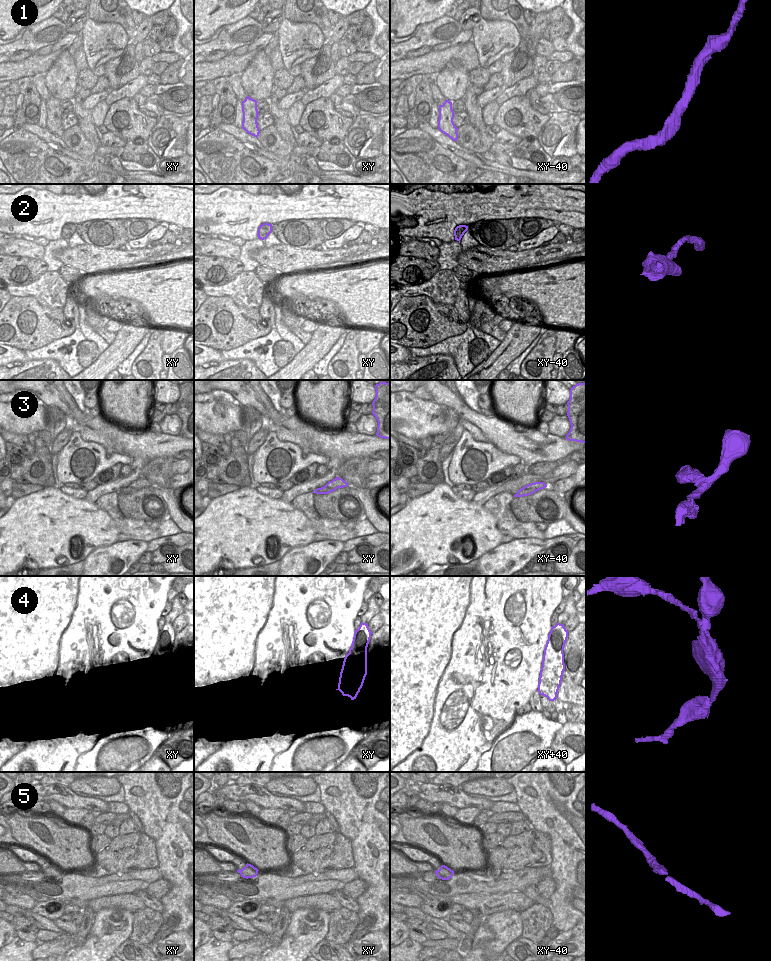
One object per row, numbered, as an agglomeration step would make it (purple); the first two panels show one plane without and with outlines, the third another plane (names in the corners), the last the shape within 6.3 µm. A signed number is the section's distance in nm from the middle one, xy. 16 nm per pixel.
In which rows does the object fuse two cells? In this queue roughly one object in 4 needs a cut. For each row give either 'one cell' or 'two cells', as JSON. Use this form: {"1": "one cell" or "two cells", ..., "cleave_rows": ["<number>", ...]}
{"1": "one cell", "2": "one cell", "3": "one cell", "4": "two cells", "5": "one cell", "cleave_rows": ["4"]}

